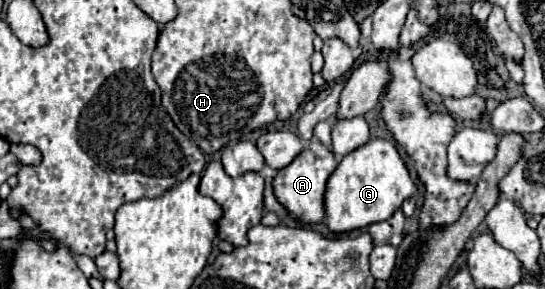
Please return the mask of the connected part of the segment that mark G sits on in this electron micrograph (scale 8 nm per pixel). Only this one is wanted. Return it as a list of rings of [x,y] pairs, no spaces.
[[[374,137],[362,147],[348,153],[326,187],[326,225],[334,233],[366,227],[388,219],[404,199],[416,193],[416,183],[410,177],[406,163],[402,161],[396,145],[390,139]]]

